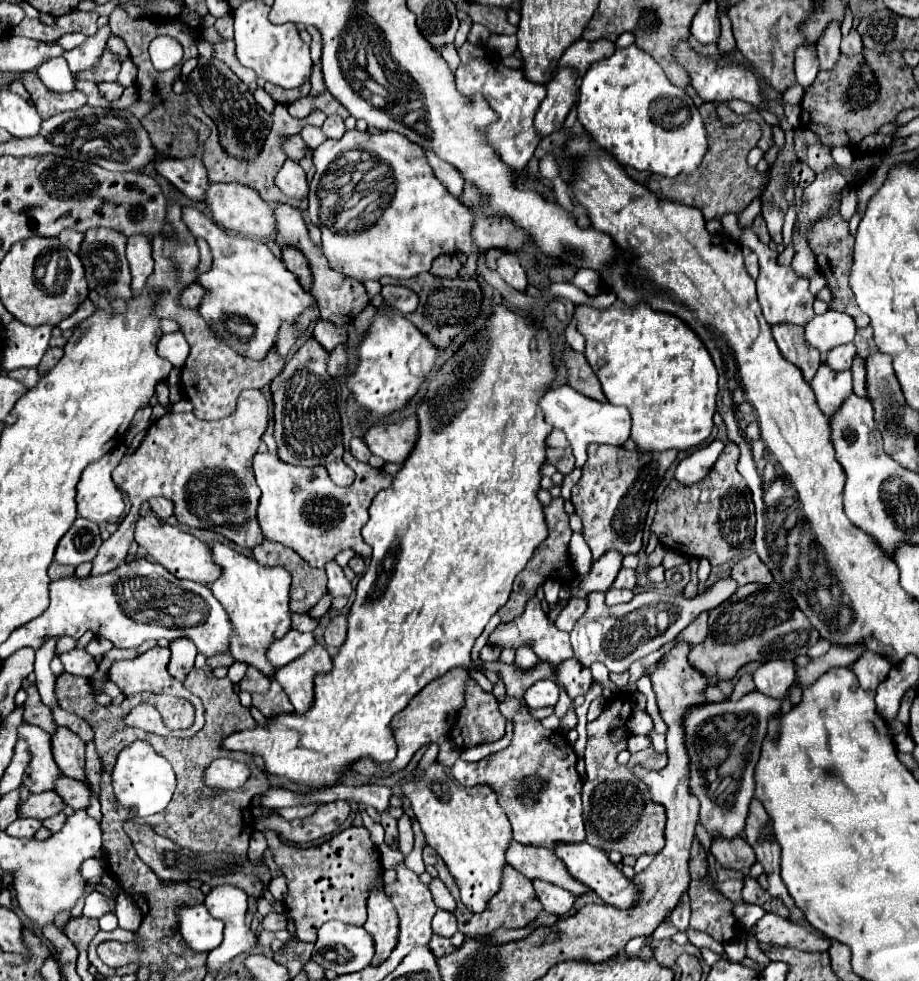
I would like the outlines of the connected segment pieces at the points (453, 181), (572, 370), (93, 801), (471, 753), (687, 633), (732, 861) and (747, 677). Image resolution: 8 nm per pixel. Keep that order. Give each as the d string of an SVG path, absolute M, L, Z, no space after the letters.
M427 152L427 160L429 160L435 176L439 178L439 182L447 188L447 192L451 192L455 198L461 198L461 194L463 194L463 178L461 178L461 174L451 164L437 158L433 152Z
M567 348L563 358L565 358L565 366L569 370L569 386L575 388L577 392L581 392L587 398L607 402L607 398L605 398L605 394L601 390L599 378L591 370L589 362L585 360L585 356L579 354L579 352L573 352L571 348Z
M87 784L87 787L89 788L91 792L90 805L89 805L89 808L87 808L87 813L89 814L89 816L91 816L92 818L94 818L96 821L100 823L102 820L100 802L95 797L95 794L93 790L91 789L90 784Z
M507 721L506 734L503 738L501 738L501 740L490 744L483 742L473 748L464 748L464 750L461 751L460 758L467 762L477 762L483 758L486 758L487 756L490 756L491 754L502 750L503 748L506 748L511 743L512 739L513 724Z
M702 612L685 630L681 632L682 639L689 645L702 643L708 636L708 612Z
M715 836L711 844L711 854L717 858L717 862L723 868L737 870L737 872L743 868L751 868L757 862L753 848L741 836L731 838L731 840L723 836Z
M743 674L731 694L731 700L741 700L745 694L753 692L755 690L755 682L753 682L753 676L751 674Z

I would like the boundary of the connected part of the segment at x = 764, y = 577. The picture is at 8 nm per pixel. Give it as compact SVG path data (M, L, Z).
M751 554L743 560L739 560L733 570L731 576L737 580L739 586L745 586L749 582L761 582L761 584L771 584L773 576L767 570L767 566L761 562L761 558L757 554Z

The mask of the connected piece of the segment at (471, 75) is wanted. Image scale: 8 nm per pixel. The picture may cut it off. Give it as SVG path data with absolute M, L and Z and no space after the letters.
M465 42L461 48L457 48L461 58L459 68L455 70L457 88L467 96L481 92L487 98L489 106L499 114L499 120L493 126L489 126L487 138L499 150L505 164L513 166L515 170L523 170L541 140L541 136L533 126L533 120L535 112L539 110L539 104L545 98L545 86L525 80L521 70L507 68L505 64L501 64L499 58L495 58L487 50L489 48L475 46L471 42Z

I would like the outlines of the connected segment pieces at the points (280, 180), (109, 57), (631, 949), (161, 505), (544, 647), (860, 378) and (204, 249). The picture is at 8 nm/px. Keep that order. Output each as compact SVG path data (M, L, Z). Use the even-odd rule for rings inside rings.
M287 160L283 168L275 176L275 184L281 188L281 192L289 198L305 198L309 192L305 170L295 160Z
M107 46L99 58L99 64L95 64L95 68L89 68L87 72L79 72L79 76L75 76L77 80L91 80L91 82L113 82L117 80L117 74L121 70L121 60L117 58L117 54L113 54Z
M635 937L631 939L625 946L625 954L629 958L637 957L641 951L642 946L644 945L644 937Z
M151 498L149 504L157 518L169 518L173 514L173 502L169 502L165 498Z
M533 598L523 616L519 616L517 620L513 622L507 622L507 624L499 624L497 630L489 636L489 644L495 644L499 648L519 648L523 644L529 644L533 646L535 654L539 656L539 660L547 660L551 664L561 664L563 660L569 660L573 658L573 652L571 652L571 642L569 642L569 634L567 632L561 632L555 628L555 624L549 622L547 614L543 612L541 608L541 602L537 598Z
M855 356L851 370L853 370L853 392L857 396L867 398L867 388L865 388L865 360L861 356Z
M197 238L197 246L199 246L199 252L201 252L201 264L199 264L197 272L203 274L207 268L211 268L211 250L201 238Z

